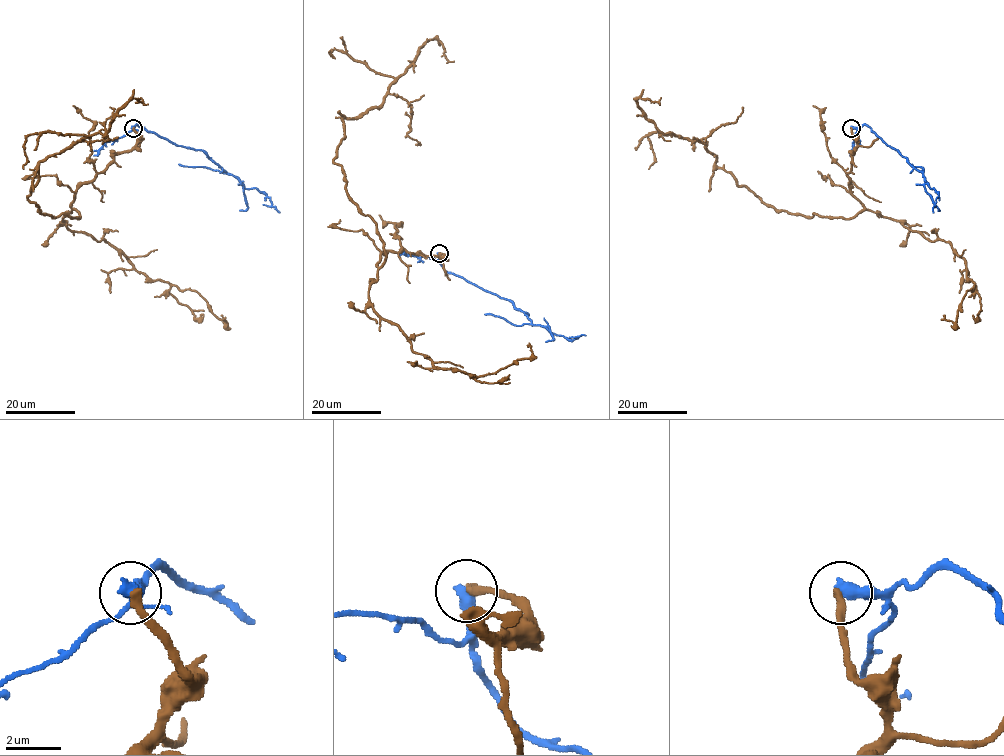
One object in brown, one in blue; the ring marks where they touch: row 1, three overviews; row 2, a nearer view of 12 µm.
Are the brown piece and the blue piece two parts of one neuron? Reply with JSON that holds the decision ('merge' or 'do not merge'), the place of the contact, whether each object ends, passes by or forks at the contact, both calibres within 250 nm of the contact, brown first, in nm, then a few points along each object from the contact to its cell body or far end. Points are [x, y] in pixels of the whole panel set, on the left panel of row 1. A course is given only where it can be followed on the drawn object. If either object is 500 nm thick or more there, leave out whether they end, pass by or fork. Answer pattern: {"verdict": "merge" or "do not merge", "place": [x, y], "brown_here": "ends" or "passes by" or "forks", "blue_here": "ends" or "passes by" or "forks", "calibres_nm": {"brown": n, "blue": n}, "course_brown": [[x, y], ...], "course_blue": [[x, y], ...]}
{"verdict": "do not merge", "place": [133, 128], "calibres_nm": {"brown": 320, "blue": 500}, "course_brown": [[132, 127], [136, 144], [78, 188], [78, 218], [27, 198], [37, 165], [88, 136], [28, 134], [23, 169]], "course_blue": [[132, 127], [138, 125], [177, 146], [202, 150], [245, 188], [262, 192], [280, 212]]}

